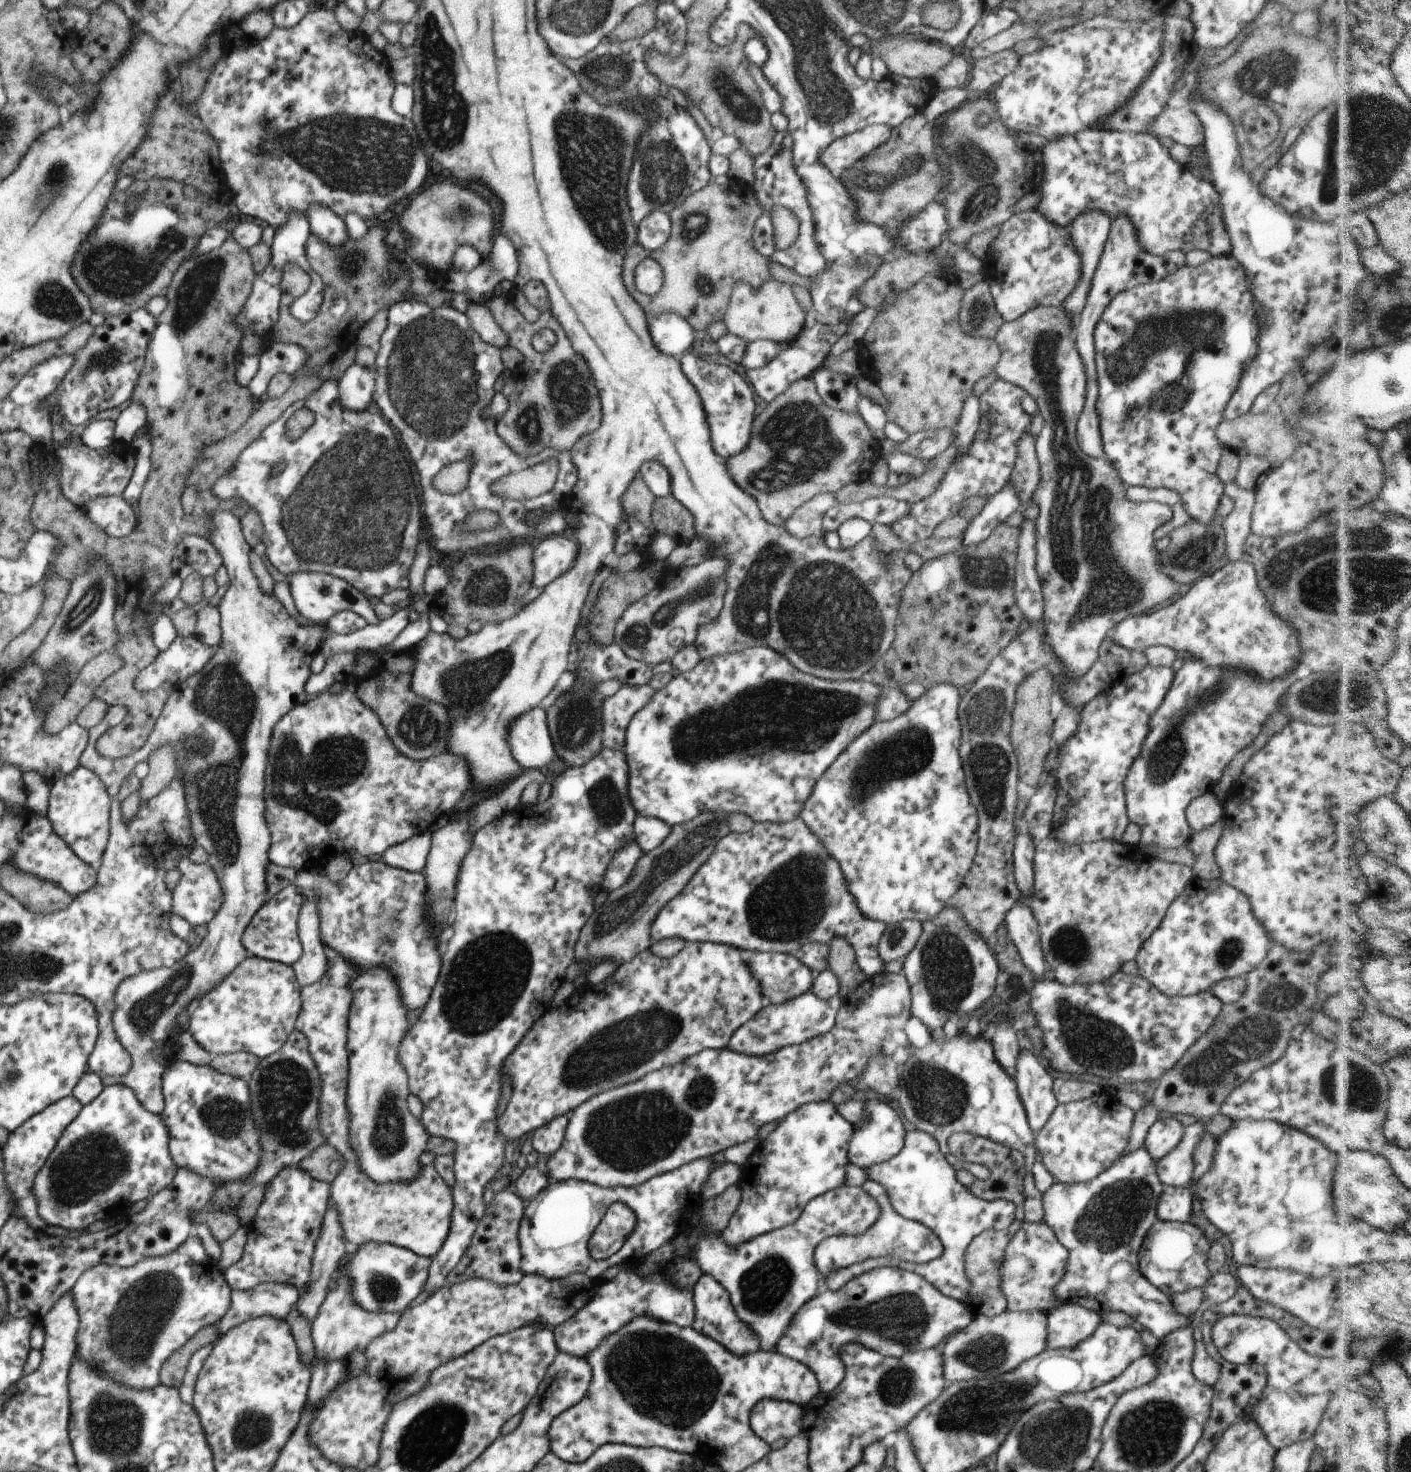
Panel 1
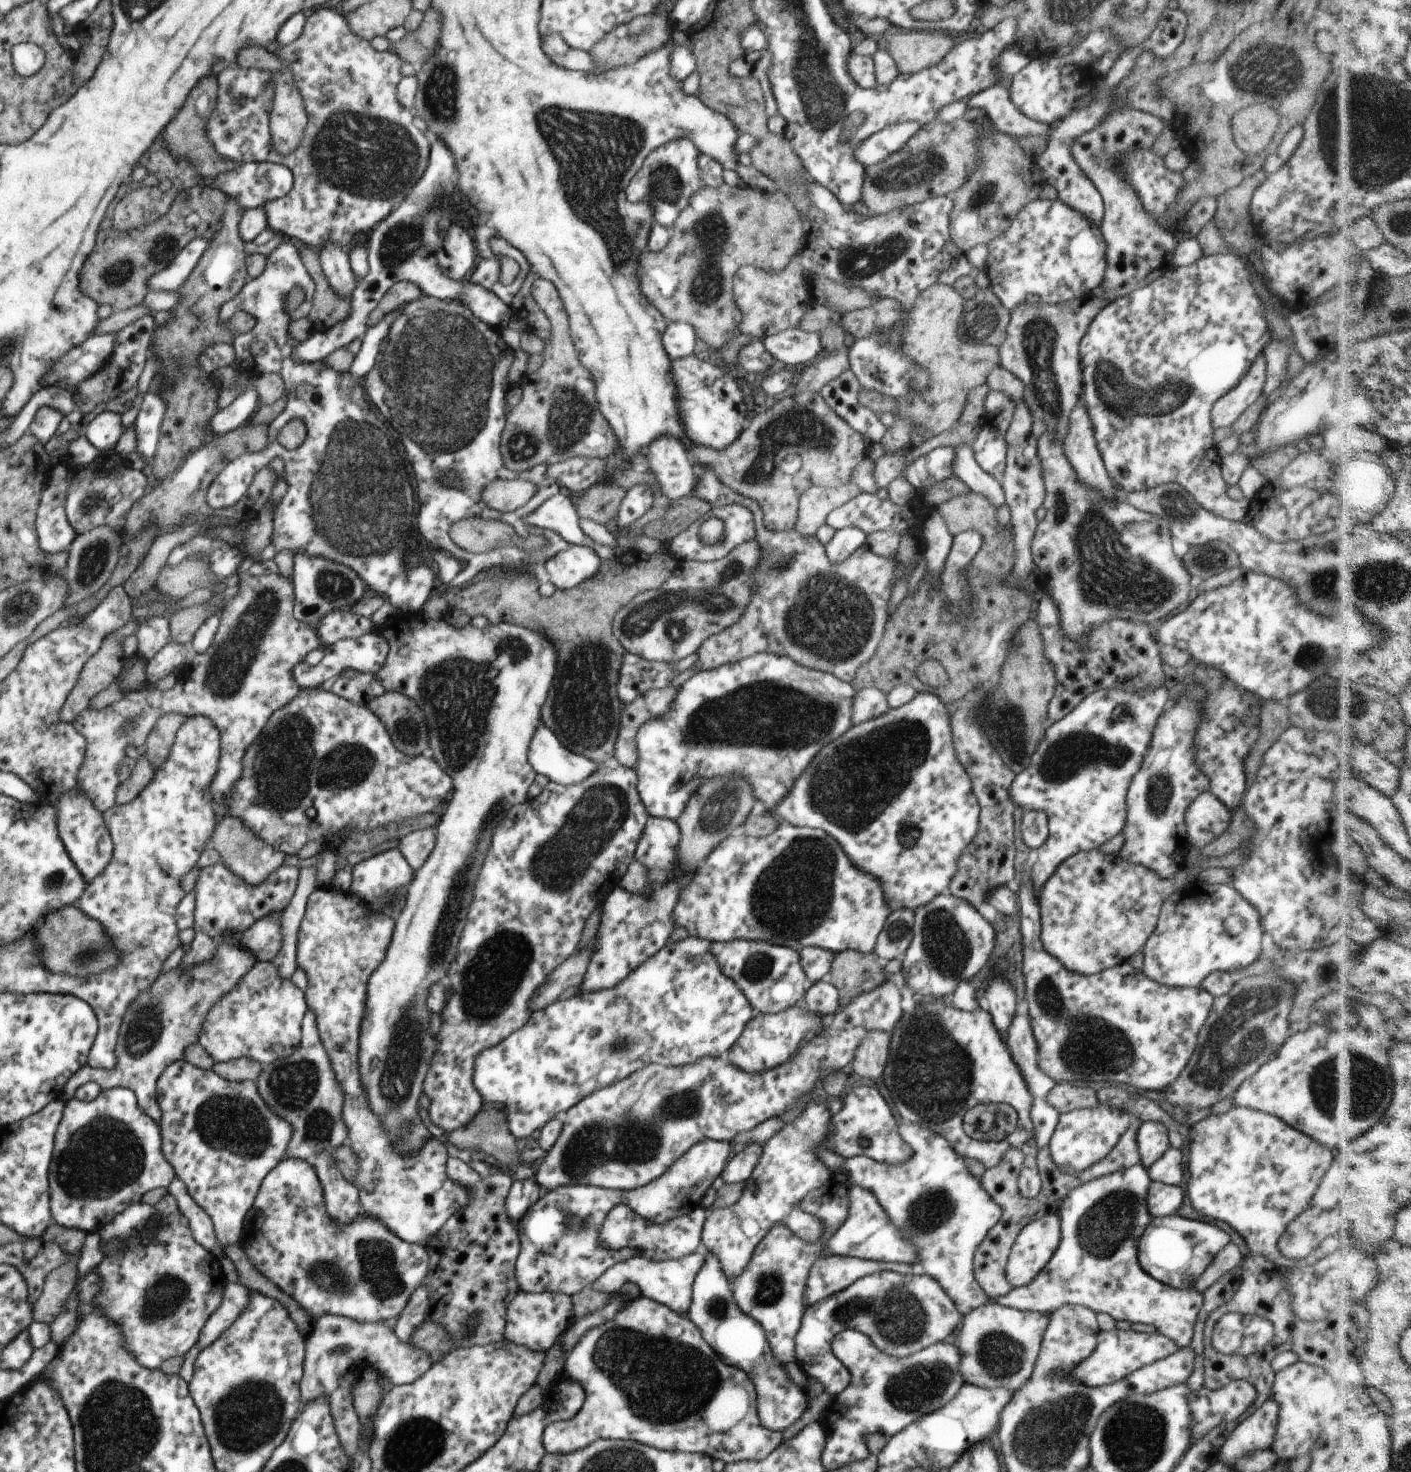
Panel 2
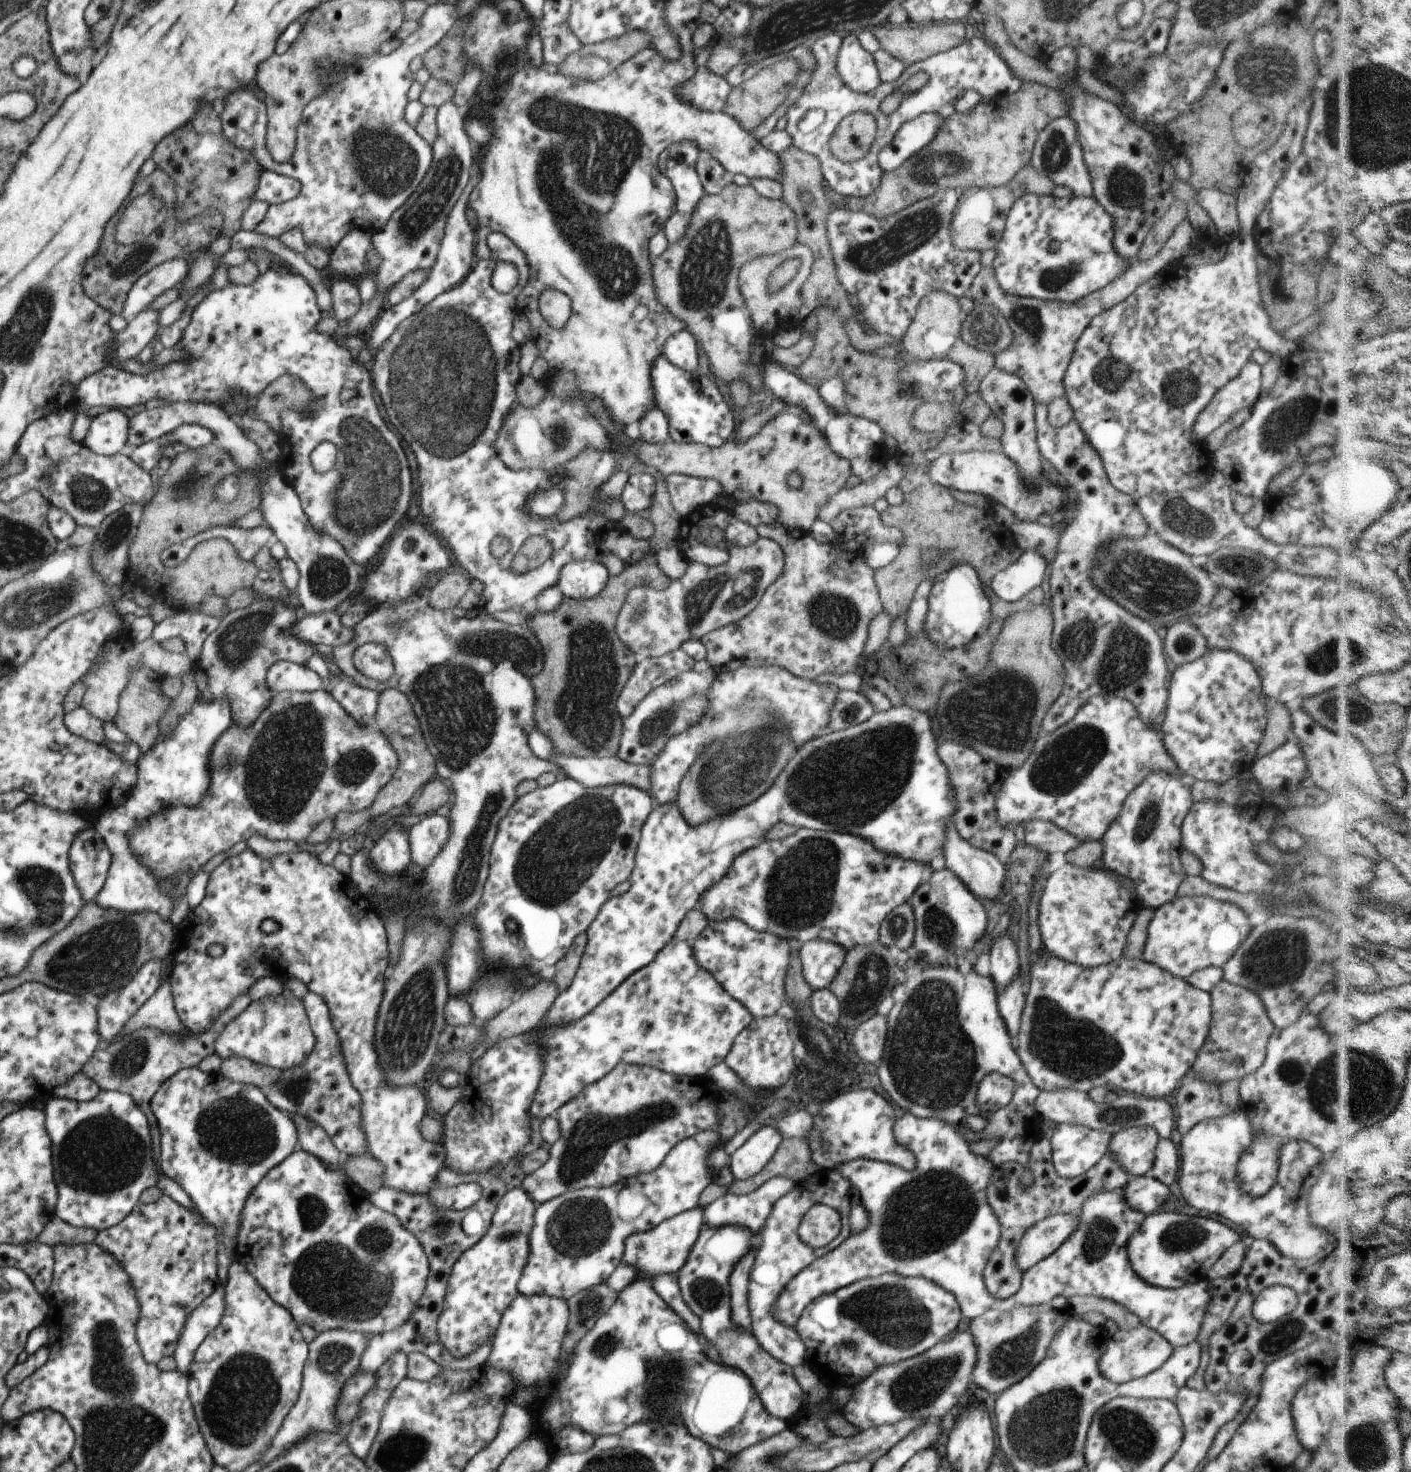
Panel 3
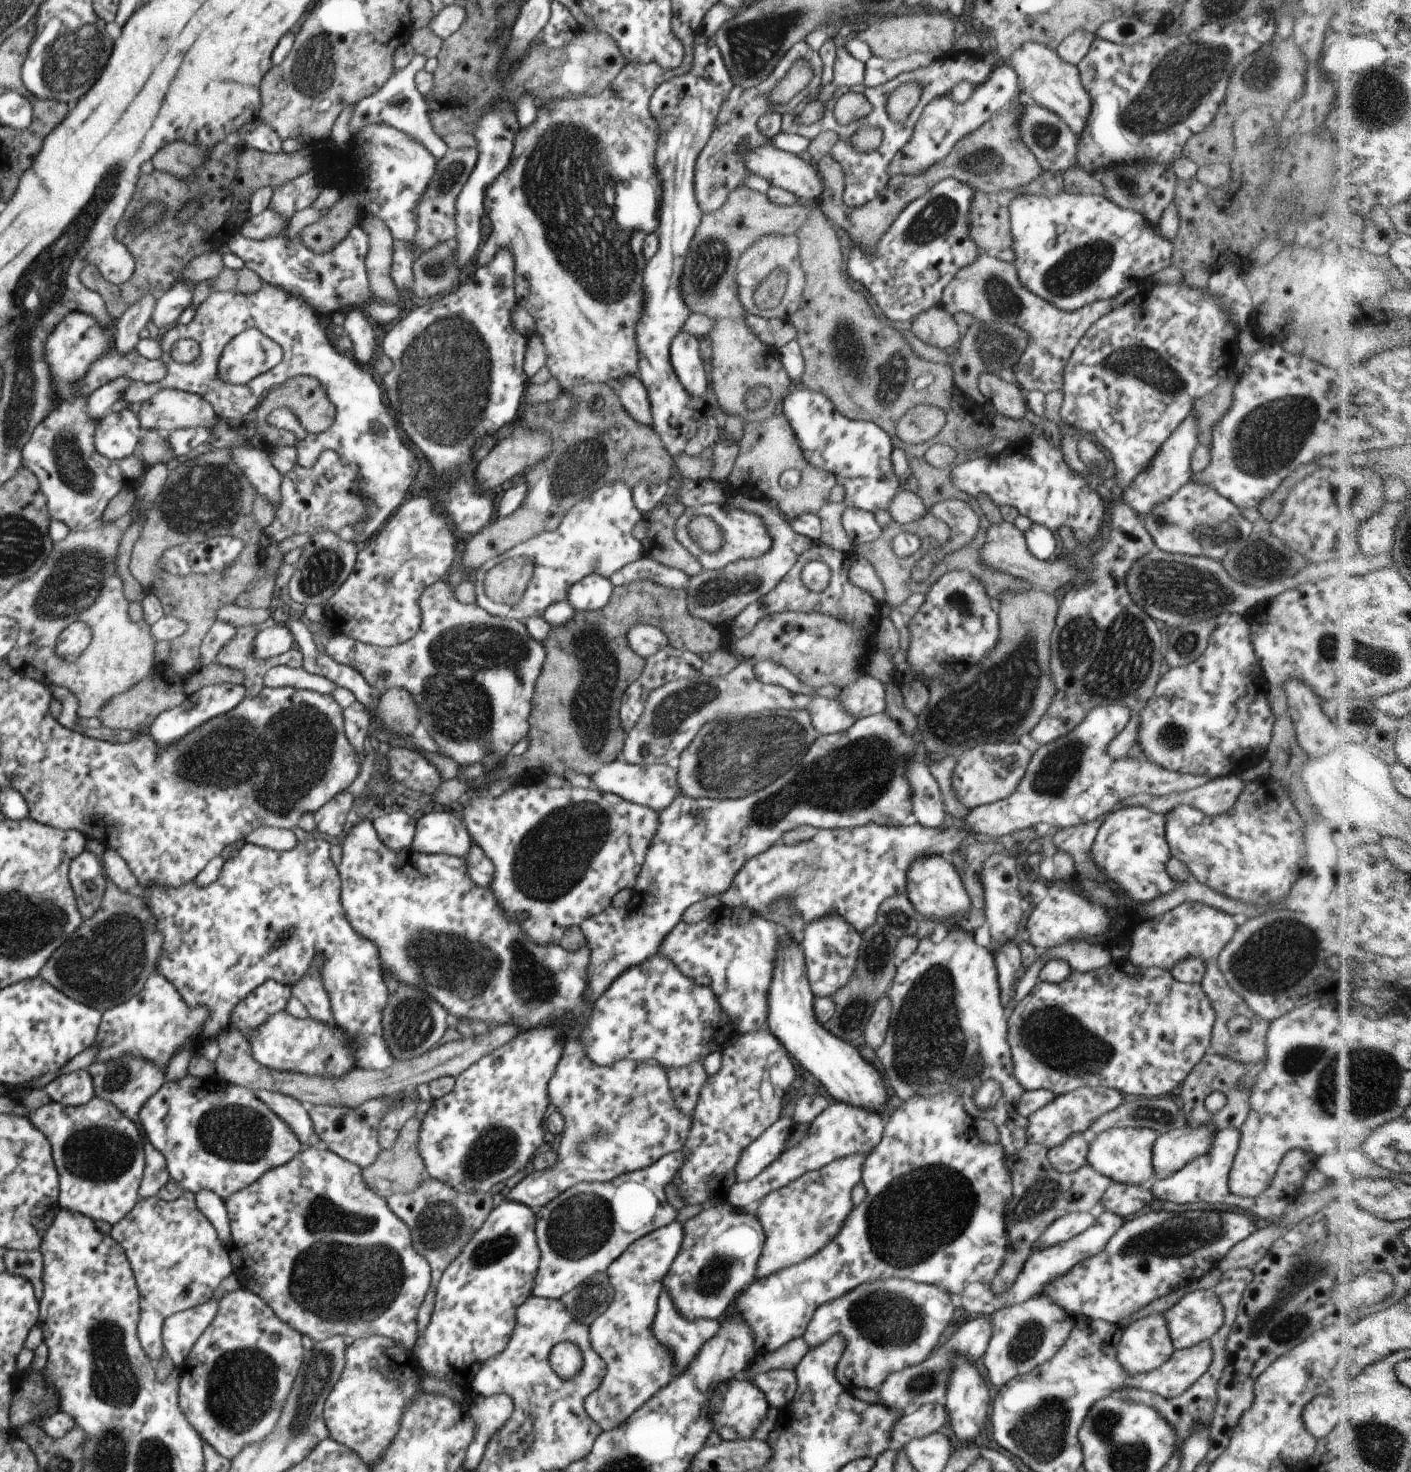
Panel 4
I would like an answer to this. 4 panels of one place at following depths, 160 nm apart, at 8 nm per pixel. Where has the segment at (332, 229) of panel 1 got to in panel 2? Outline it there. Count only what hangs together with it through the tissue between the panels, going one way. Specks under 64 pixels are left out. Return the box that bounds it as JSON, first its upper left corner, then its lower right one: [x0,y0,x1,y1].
[318,243,355,297]

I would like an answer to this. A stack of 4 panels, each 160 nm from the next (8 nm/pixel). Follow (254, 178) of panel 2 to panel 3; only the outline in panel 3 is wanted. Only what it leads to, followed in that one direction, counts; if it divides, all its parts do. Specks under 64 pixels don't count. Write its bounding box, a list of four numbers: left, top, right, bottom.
[254,170,300,206]

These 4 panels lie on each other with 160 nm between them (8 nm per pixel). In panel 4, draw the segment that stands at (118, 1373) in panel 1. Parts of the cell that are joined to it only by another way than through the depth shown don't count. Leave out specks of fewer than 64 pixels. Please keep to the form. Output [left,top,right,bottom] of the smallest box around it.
[109,1190,232,1363]

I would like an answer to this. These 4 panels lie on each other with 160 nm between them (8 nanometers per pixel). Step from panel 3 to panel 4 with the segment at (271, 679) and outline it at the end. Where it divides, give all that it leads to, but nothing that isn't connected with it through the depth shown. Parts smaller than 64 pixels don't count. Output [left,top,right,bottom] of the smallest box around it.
[262,665,336,695]

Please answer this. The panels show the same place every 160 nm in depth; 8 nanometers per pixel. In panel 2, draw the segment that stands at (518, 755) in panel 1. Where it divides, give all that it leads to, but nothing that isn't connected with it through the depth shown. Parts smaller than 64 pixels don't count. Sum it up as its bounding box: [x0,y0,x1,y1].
[527,724,599,786]

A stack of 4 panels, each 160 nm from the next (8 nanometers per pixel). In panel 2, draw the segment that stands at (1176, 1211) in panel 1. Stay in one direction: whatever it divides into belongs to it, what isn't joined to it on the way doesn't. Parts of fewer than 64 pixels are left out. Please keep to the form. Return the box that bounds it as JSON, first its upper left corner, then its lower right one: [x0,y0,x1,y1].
[1145,1181,1184,1217]

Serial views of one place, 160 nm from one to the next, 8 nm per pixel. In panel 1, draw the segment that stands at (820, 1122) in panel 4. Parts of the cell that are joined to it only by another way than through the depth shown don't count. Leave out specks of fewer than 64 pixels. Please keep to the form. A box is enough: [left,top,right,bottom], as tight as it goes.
[846,1098,906,1169]

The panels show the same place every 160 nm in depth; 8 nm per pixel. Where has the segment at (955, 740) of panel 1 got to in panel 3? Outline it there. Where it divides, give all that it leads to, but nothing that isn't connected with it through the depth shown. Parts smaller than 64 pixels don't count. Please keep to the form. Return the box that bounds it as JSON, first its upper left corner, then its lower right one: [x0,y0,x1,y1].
[534,705,955,1031]

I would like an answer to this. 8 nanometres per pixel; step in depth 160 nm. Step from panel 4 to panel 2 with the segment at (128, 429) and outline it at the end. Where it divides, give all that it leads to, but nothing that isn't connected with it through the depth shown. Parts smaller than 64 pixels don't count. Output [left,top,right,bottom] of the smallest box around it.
[85,411,123,452]

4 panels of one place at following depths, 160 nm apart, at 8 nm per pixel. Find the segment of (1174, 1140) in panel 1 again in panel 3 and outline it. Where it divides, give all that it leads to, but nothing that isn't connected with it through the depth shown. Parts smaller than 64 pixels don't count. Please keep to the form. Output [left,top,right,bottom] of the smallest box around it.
[1106,1127,1158,1176]

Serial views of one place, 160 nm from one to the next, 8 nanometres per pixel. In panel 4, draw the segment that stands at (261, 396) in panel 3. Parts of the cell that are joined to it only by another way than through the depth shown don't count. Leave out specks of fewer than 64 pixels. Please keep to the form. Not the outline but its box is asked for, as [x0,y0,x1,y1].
[250,375,334,451]

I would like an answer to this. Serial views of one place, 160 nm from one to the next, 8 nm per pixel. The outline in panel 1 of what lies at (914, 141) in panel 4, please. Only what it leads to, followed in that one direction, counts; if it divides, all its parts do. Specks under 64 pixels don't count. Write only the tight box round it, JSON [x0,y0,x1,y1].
[820,125,890,178]

